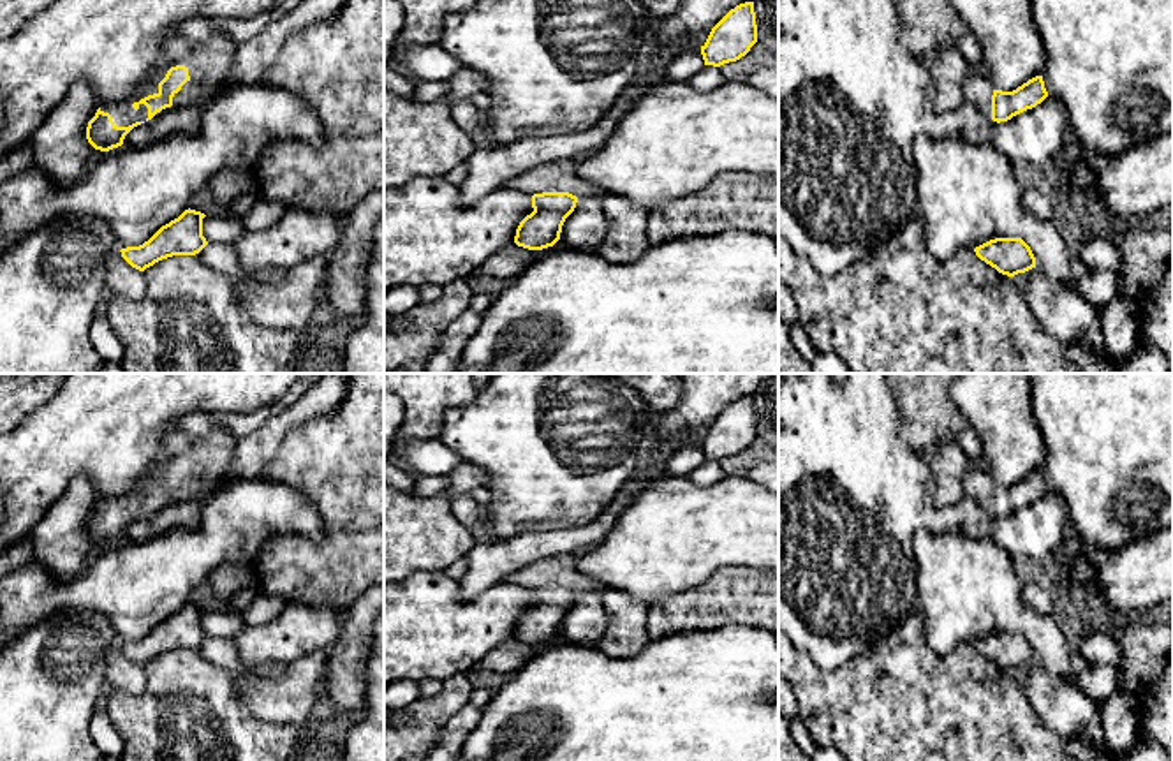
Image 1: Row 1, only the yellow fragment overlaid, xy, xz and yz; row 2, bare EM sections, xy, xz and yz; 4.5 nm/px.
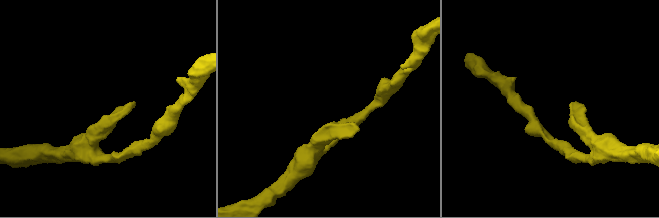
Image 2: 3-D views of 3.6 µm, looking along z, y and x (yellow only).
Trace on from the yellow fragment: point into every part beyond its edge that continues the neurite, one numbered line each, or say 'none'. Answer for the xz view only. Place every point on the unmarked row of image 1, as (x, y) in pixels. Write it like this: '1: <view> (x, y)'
1: xz (559, 571)

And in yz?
1: yz (978, 485)

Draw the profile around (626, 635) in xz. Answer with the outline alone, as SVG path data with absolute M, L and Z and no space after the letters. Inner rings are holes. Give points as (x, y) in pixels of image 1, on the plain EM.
M604 588L601 597L608 611L608 627L592 646L608 657L629 657L641 652L652 641L648 602L613 588Z

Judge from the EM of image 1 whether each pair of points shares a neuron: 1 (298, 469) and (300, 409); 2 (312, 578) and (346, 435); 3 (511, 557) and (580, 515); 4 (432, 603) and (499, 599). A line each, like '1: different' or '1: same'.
1: different
2: same
3: different
4: same

